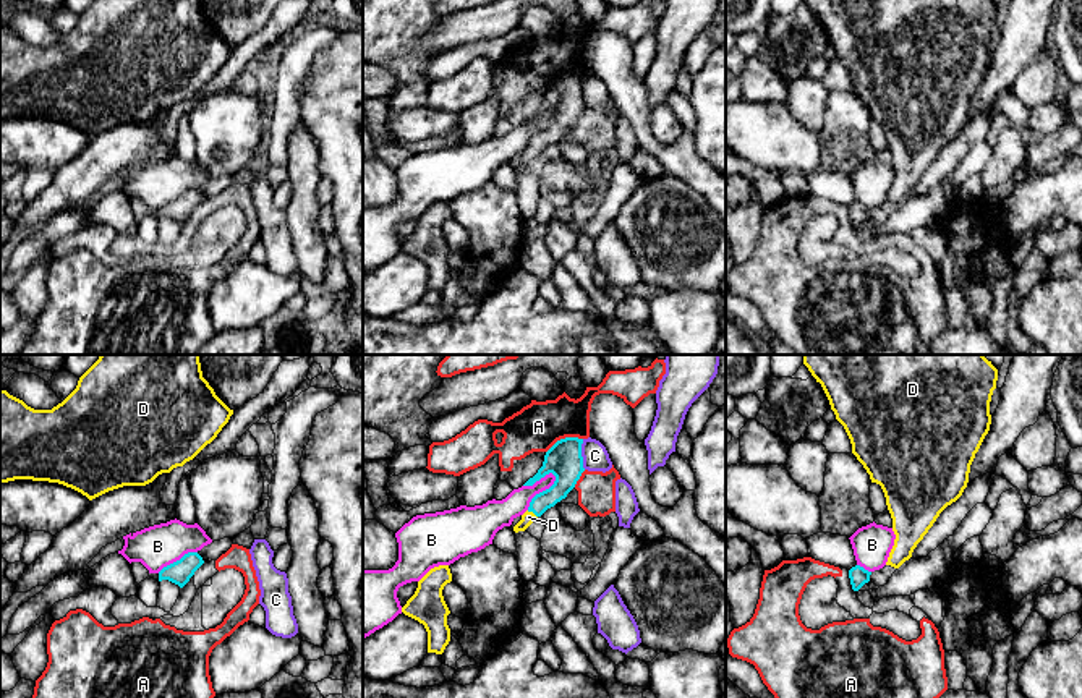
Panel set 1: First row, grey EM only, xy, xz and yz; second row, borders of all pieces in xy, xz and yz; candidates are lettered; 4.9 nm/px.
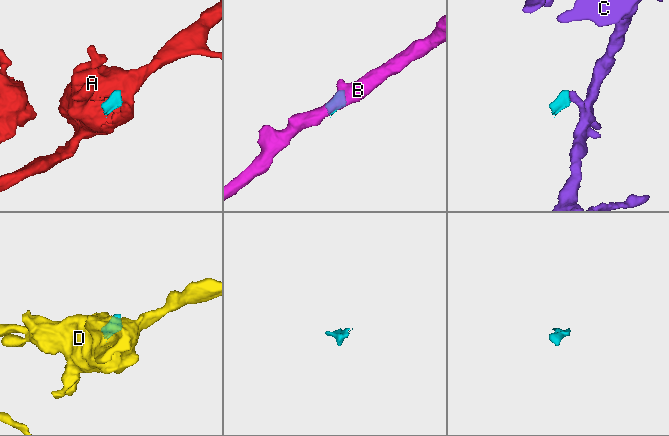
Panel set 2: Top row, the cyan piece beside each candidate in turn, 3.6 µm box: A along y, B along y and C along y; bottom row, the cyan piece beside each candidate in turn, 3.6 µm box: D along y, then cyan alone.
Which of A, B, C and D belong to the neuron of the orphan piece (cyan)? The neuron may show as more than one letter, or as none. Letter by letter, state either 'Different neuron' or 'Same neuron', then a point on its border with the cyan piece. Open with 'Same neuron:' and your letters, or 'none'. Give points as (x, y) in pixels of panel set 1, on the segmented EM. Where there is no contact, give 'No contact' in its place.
Same neuron: D
A: Different neuron. Touches cyan at xz (566, 438)
B: Different neuron. Touches cyan at xz (543, 491)
C: Different neuron. Touches cyan at xz (580, 454)
D: Same neuron. Touches cyan at xz (532, 510)

